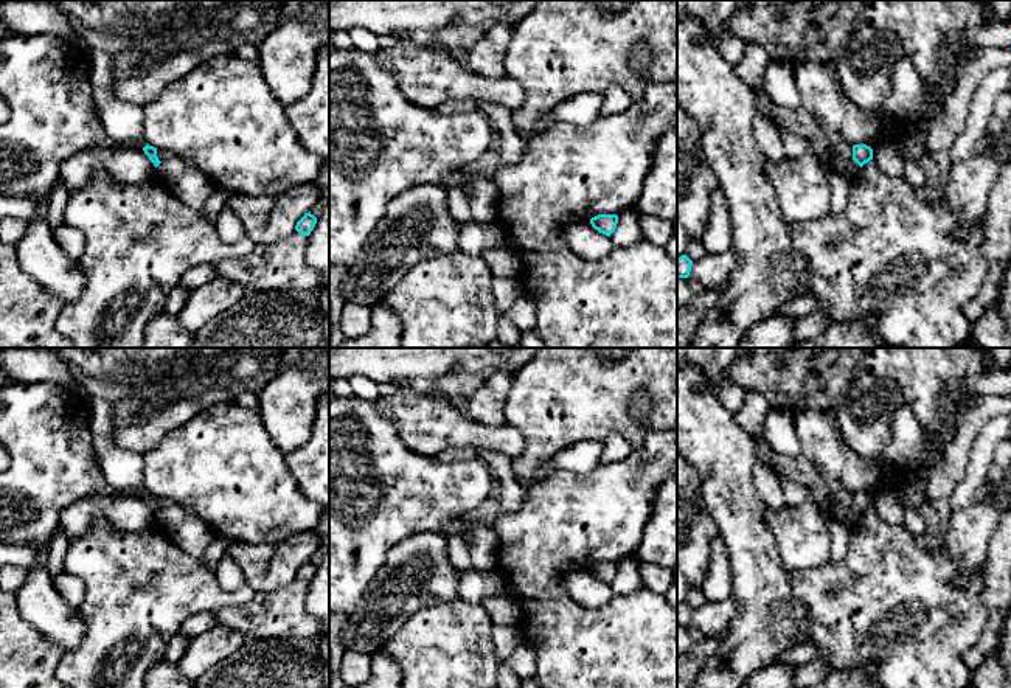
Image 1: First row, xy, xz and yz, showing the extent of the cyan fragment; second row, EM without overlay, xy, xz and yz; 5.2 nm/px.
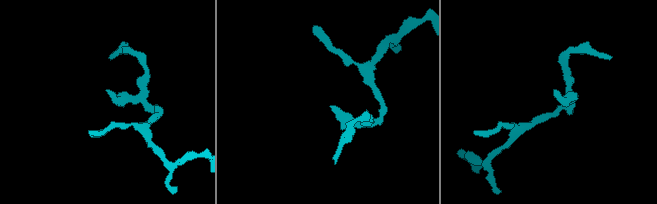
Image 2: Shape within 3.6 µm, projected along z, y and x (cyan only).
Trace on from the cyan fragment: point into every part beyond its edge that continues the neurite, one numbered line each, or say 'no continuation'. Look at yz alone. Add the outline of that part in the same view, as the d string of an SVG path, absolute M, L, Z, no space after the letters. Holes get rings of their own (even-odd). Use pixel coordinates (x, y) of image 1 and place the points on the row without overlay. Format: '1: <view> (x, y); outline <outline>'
1: yz (842, 497); outline M840 489L839 492L828 497L828 506L832 509L836 505L853 506L853 494L846 489Z

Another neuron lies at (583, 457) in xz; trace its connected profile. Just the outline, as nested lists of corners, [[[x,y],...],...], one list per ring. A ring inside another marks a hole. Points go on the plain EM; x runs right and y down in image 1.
[[[584,440],[559,453],[545,466],[545,474],[553,471],[590,472],[593,471],[603,455],[603,443]]]

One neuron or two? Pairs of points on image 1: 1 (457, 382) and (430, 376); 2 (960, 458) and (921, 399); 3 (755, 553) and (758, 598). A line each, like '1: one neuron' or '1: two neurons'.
1: one neuron
2: two neurons
3: one neuron

